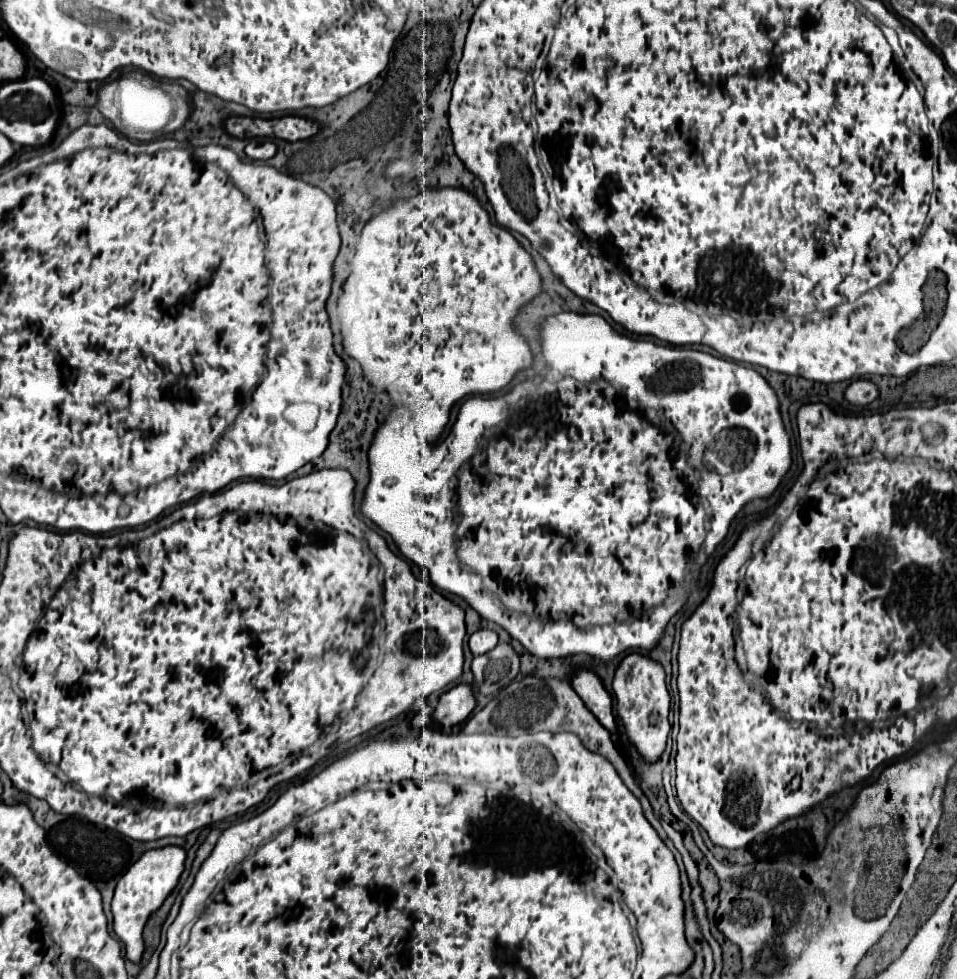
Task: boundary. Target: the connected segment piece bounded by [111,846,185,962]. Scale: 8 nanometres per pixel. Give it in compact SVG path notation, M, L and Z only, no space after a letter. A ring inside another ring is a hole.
M165 846L157 850L145 852L119 880L111 904L113 912L113 932L119 936L119 940L125 944L125 956L131 962L139 962L143 954L143 926L151 912L155 912L167 894L177 886L177 880L183 872L185 864L185 850L181 846Z

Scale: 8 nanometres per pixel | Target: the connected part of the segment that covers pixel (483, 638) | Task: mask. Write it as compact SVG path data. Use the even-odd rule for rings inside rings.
M477 630L469 638L469 648L471 648L473 656L479 656L479 654L493 650L497 646L497 640L499 640L499 636L493 630Z

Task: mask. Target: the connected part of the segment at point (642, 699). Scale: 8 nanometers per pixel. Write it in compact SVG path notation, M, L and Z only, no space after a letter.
M637 652L627 654L617 666L617 672L613 678L613 694L617 702L617 714L623 722L627 738L635 744L635 748L641 752L641 756L647 762L655 762L665 750L665 742L671 732L671 724L669 724L671 696L665 686L663 666L649 656L643 656Z

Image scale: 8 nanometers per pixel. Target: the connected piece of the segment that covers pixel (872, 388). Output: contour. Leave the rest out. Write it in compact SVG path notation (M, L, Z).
M857 380L857 382L853 382L853 384L847 388L845 396L847 396L847 400L849 400L851 404L863 406L863 404L873 402L873 400L879 396L879 386L877 386L875 382L871 382L871 380Z

